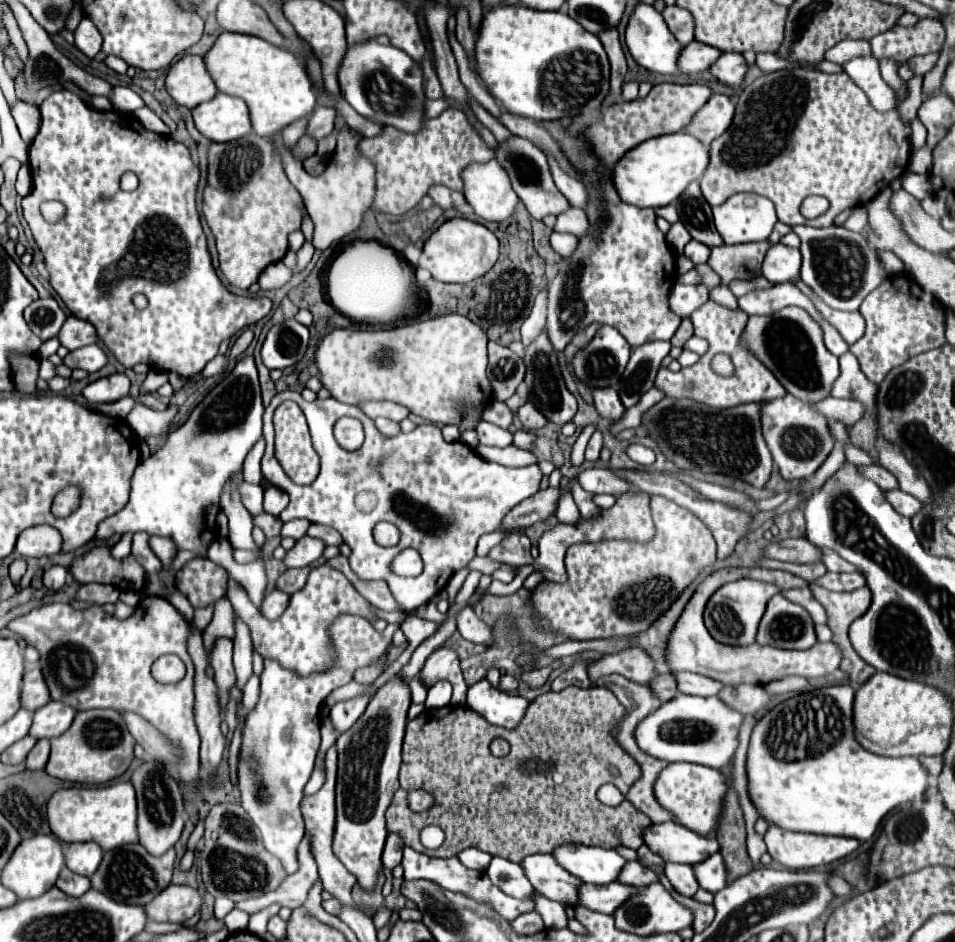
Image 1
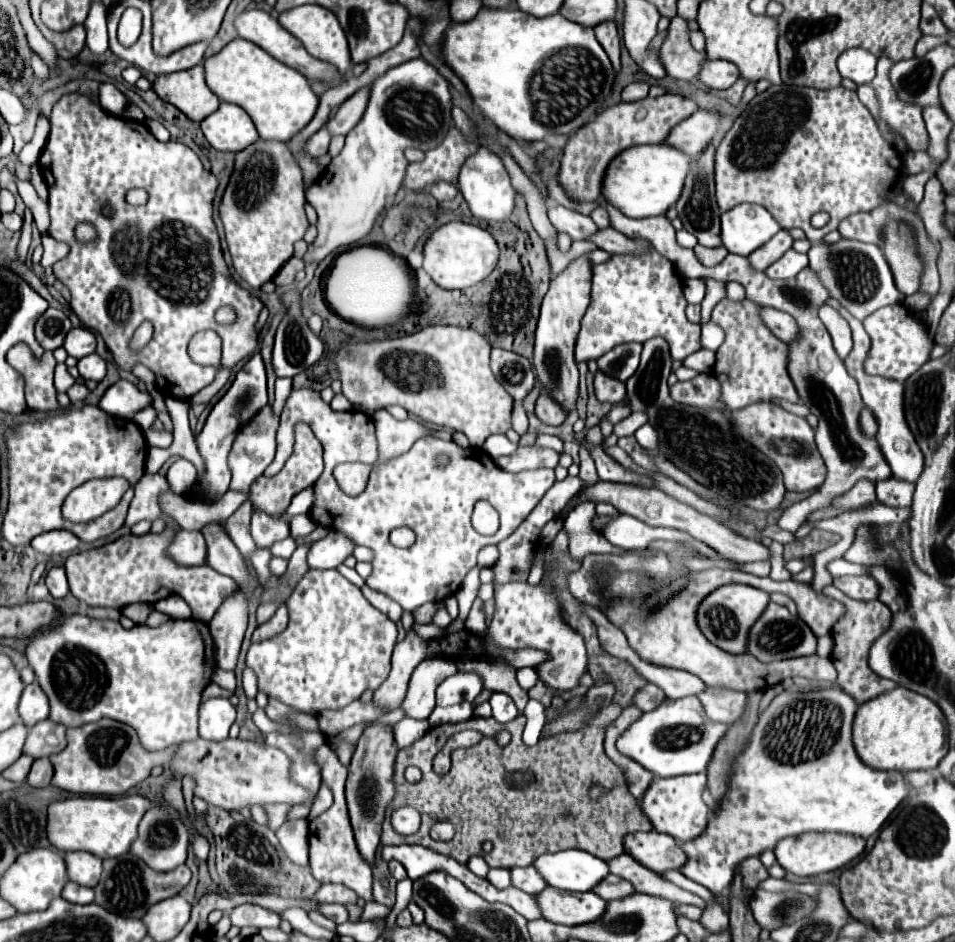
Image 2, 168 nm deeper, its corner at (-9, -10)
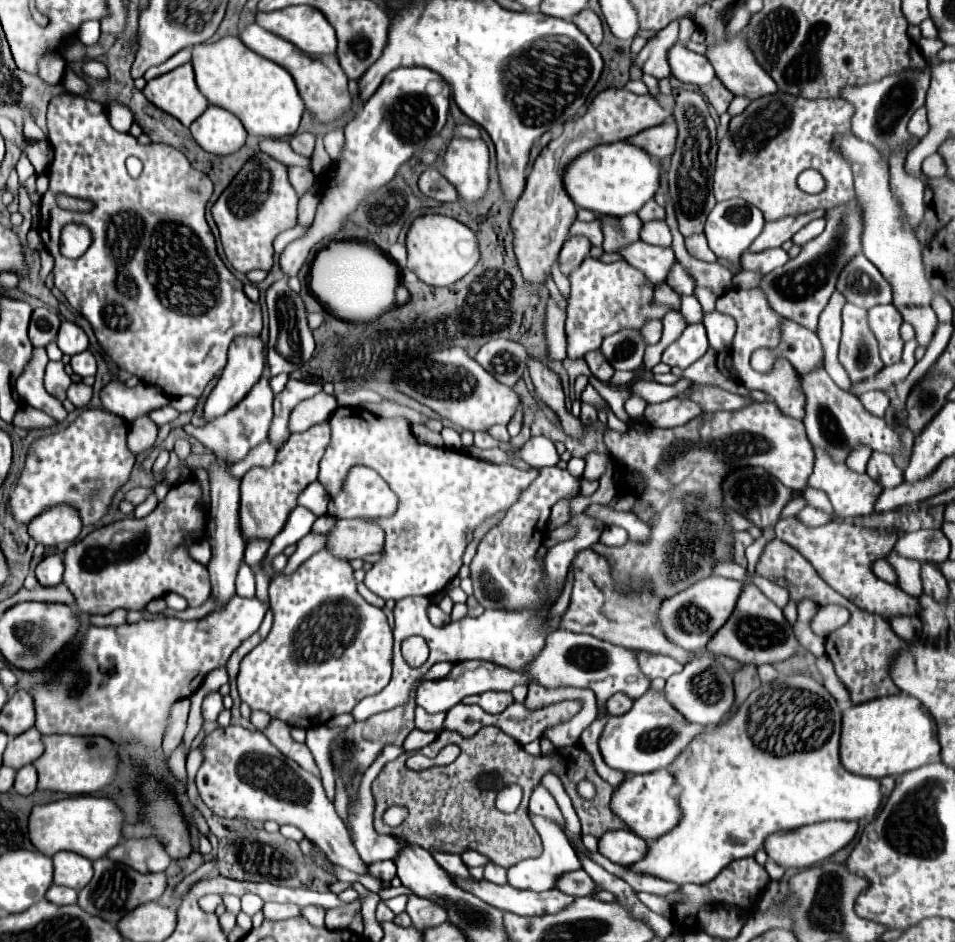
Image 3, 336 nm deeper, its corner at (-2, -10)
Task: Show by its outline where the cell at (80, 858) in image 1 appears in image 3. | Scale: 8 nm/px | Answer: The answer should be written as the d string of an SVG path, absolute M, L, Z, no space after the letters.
M56 852L54 860L54 884L82 890L92 880L92 862L76 852Z

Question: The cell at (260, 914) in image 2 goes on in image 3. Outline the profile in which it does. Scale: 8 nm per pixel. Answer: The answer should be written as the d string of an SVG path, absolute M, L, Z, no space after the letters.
M244 894L242 896L242 912L246 912L248 916L254 916L256 912L262 910L262 898L256 894Z

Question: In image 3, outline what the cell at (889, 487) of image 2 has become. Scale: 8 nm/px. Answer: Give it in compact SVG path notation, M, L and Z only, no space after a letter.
M872 452L866 472L870 478L878 480L884 488L894 488L904 482L904 472L894 464L894 460L888 454L882 452Z

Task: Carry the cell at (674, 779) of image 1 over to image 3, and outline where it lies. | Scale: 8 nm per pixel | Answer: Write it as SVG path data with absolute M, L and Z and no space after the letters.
M664 768L648 774L626 774L622 784L612 794L610 808L636 836L644 840L654 840L674 828L674 824L678 824L680 820L680 808L676 804L676 798L670 796L672 784L674 778Z

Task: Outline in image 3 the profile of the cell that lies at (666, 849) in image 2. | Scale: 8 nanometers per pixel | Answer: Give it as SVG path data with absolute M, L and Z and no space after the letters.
M627 829L608 831L598 840L598 852L620 866L630 866L646 856L646 840Z

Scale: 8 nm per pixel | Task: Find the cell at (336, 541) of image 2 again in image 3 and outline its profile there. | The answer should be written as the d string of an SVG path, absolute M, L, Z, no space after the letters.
M338 520L336 528L328 534L328 548L342 558L364 558L384 548L384 530L376 520Z

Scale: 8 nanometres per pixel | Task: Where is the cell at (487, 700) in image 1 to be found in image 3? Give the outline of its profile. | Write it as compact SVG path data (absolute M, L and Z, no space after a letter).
M482 692L478 696L466 696L466 700L462 700L462 702L478 704L488 714L500 714L514 702L514 698L510 692Z

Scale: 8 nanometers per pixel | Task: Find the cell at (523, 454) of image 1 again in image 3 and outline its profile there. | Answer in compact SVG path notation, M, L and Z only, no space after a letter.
M532 436L518 452L510 454L512 458L522 458L534 468L544 468L544 466L556 466L560 462L560 456L552 444L552 440L544 436Z

